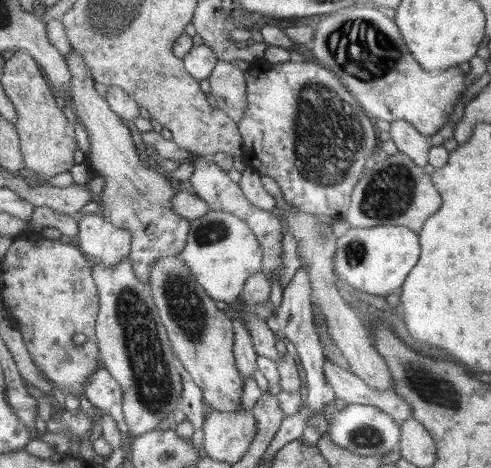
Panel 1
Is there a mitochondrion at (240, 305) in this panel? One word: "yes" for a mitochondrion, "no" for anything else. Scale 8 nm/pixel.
no

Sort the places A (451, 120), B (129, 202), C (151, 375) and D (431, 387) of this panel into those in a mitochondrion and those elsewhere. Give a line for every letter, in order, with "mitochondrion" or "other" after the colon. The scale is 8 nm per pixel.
A: other
B: mitochondrion
C: mitochondrion
D: mitochondrion

